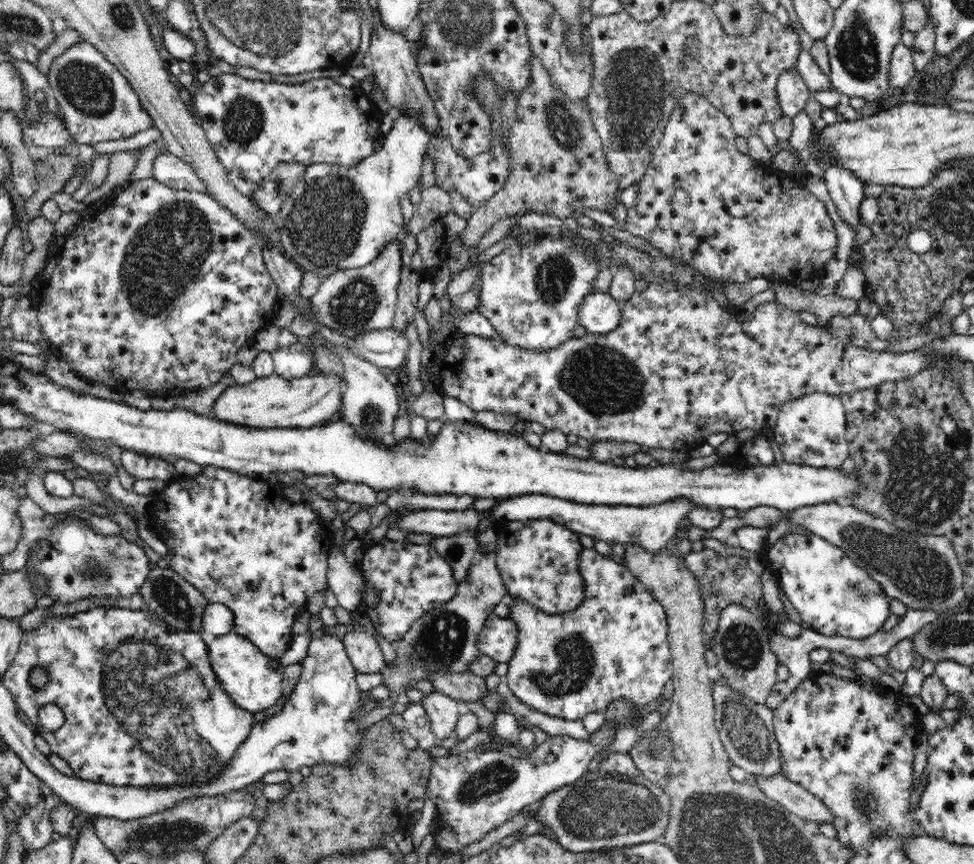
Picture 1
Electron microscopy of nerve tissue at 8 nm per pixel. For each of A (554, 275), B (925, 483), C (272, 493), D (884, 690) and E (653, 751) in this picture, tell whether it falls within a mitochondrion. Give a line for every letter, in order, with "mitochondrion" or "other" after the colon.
A: mitochondrion
B: mitochondrion
C: other
D: other
E: mitochondrion

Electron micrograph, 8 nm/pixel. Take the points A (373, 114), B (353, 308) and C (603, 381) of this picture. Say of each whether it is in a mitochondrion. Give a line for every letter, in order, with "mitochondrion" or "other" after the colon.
A: other
B: mitochondrion
C: mitochondrion

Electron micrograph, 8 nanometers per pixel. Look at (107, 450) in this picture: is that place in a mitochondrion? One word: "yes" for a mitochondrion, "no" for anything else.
no

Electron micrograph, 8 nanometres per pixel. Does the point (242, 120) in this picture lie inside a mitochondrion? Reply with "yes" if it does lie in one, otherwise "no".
yes

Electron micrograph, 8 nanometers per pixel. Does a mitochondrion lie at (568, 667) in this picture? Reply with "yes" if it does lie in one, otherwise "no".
yes

